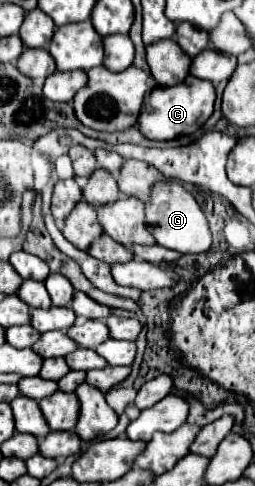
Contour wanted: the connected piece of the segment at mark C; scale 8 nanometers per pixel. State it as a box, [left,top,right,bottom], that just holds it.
[138,75,216,141]

